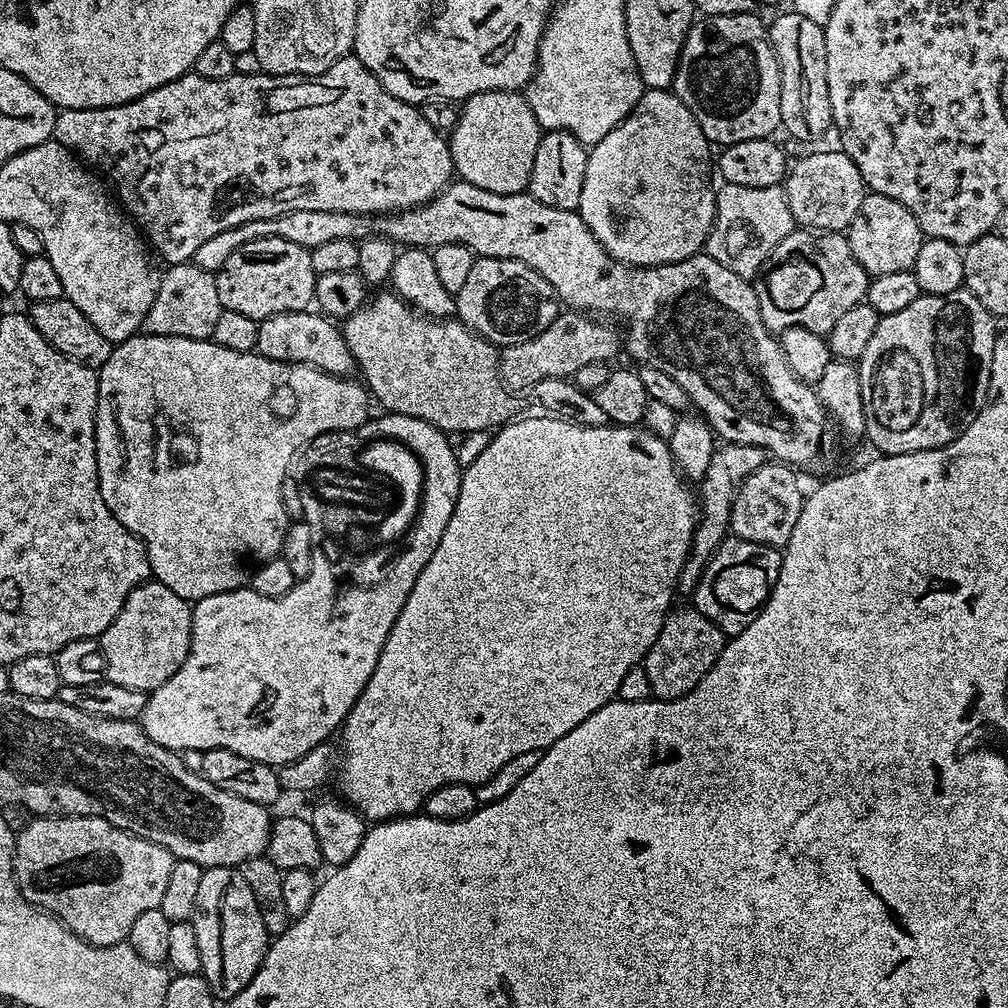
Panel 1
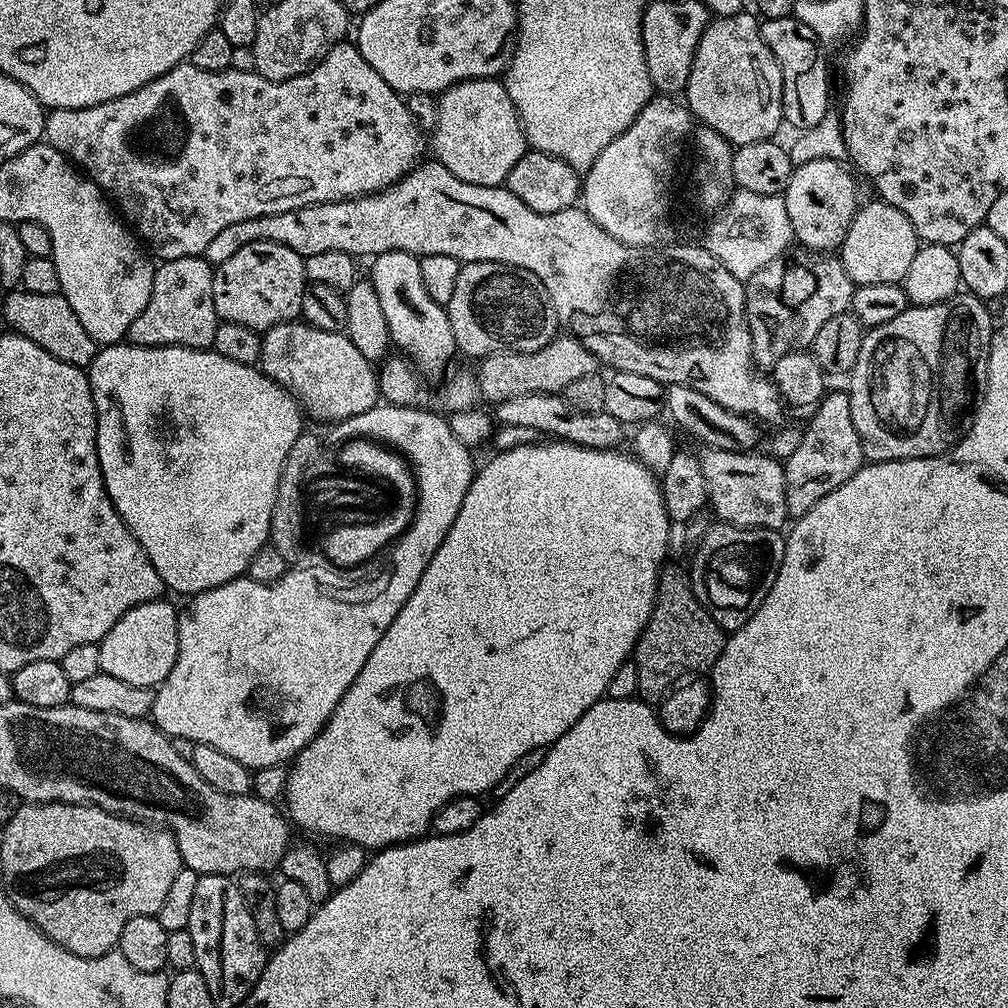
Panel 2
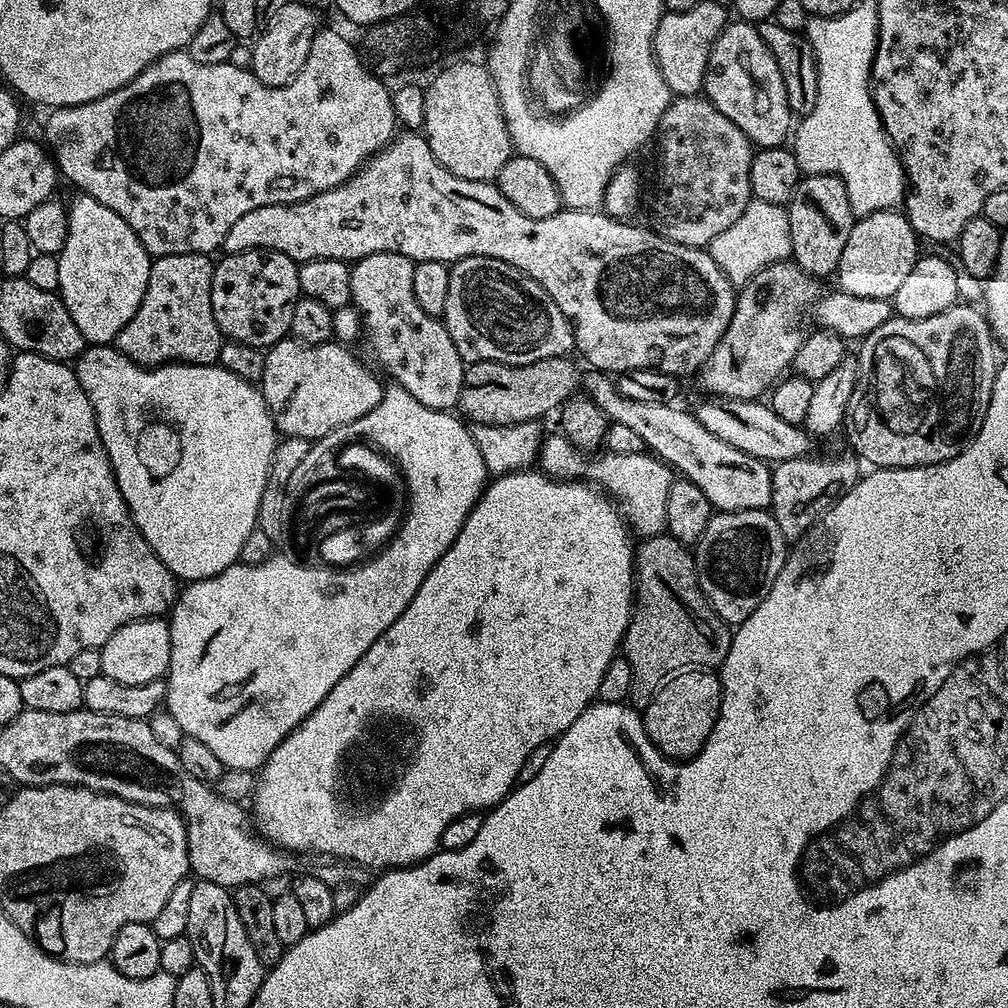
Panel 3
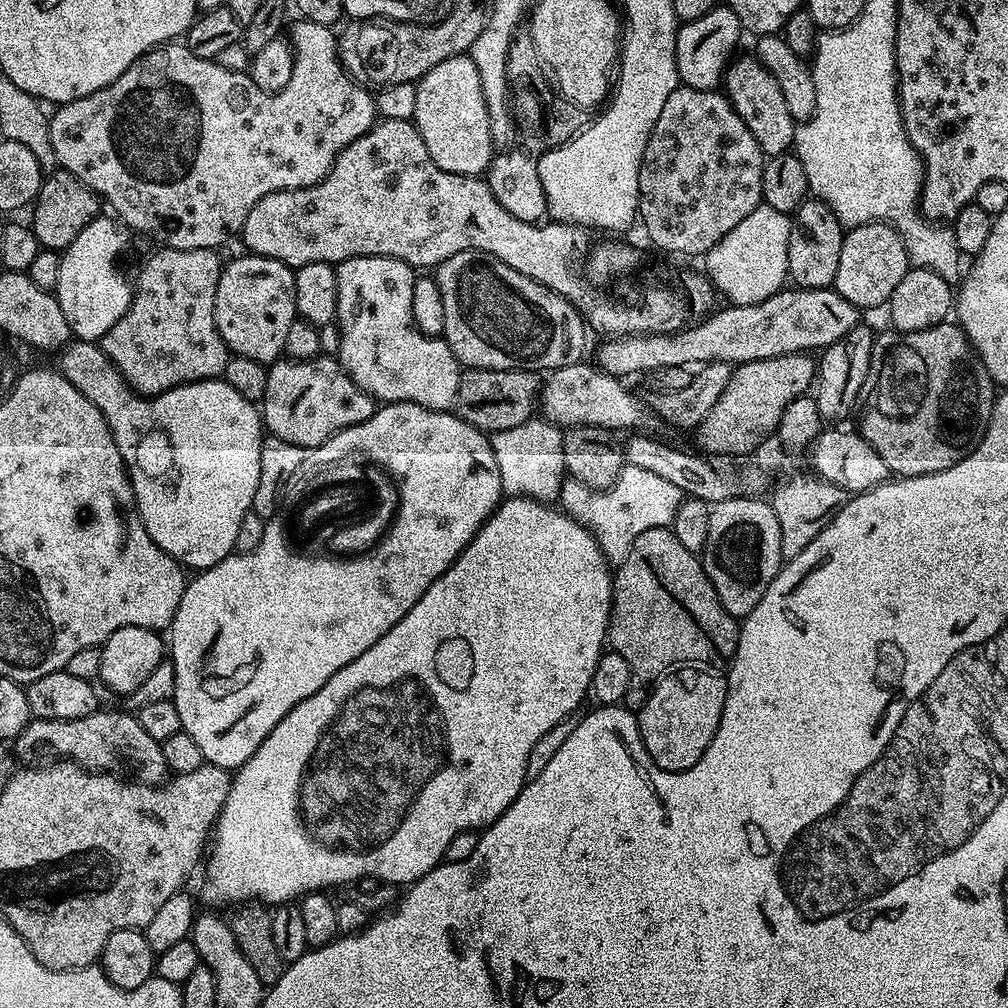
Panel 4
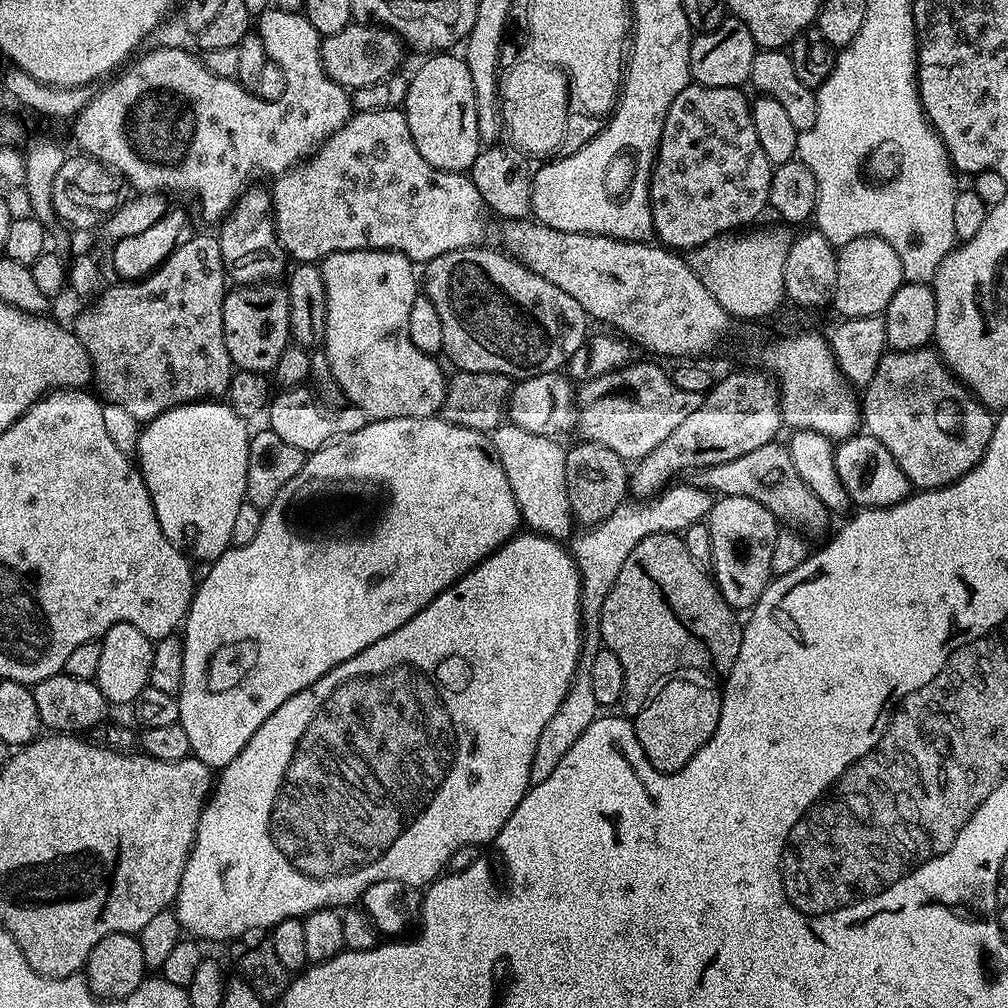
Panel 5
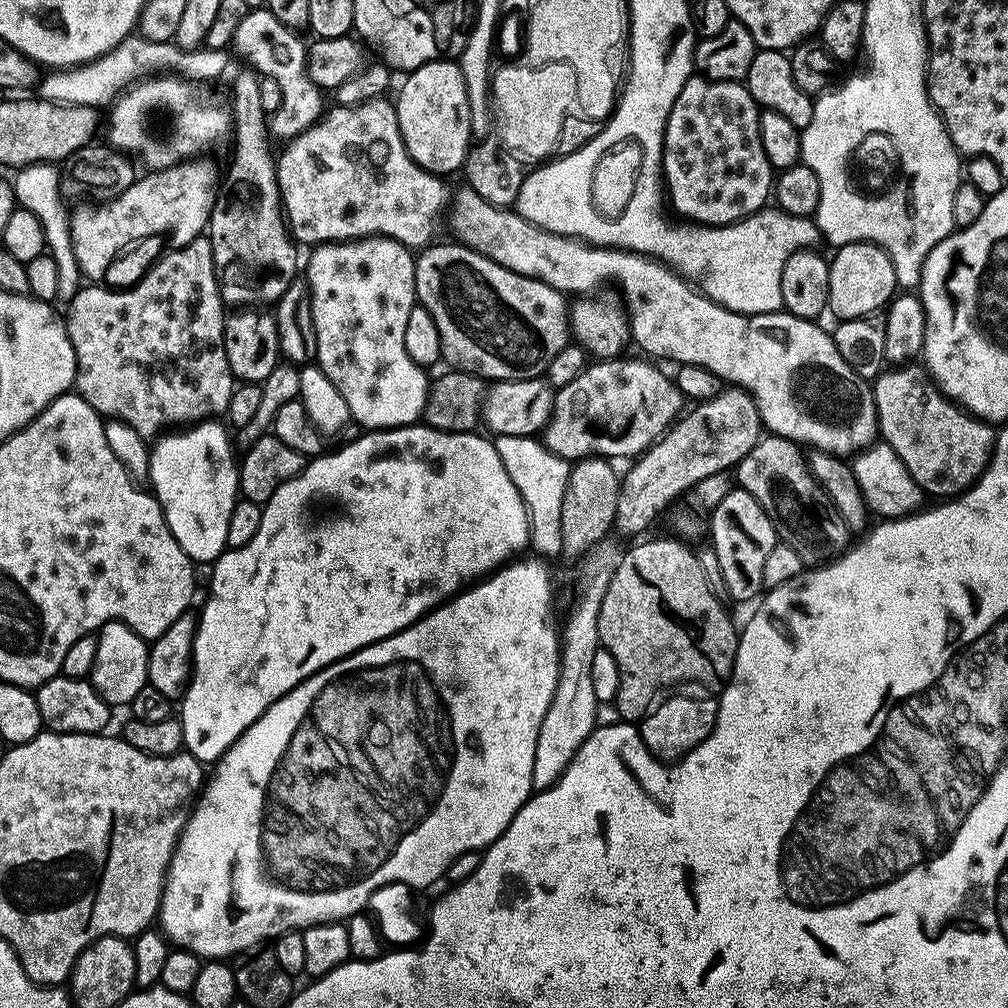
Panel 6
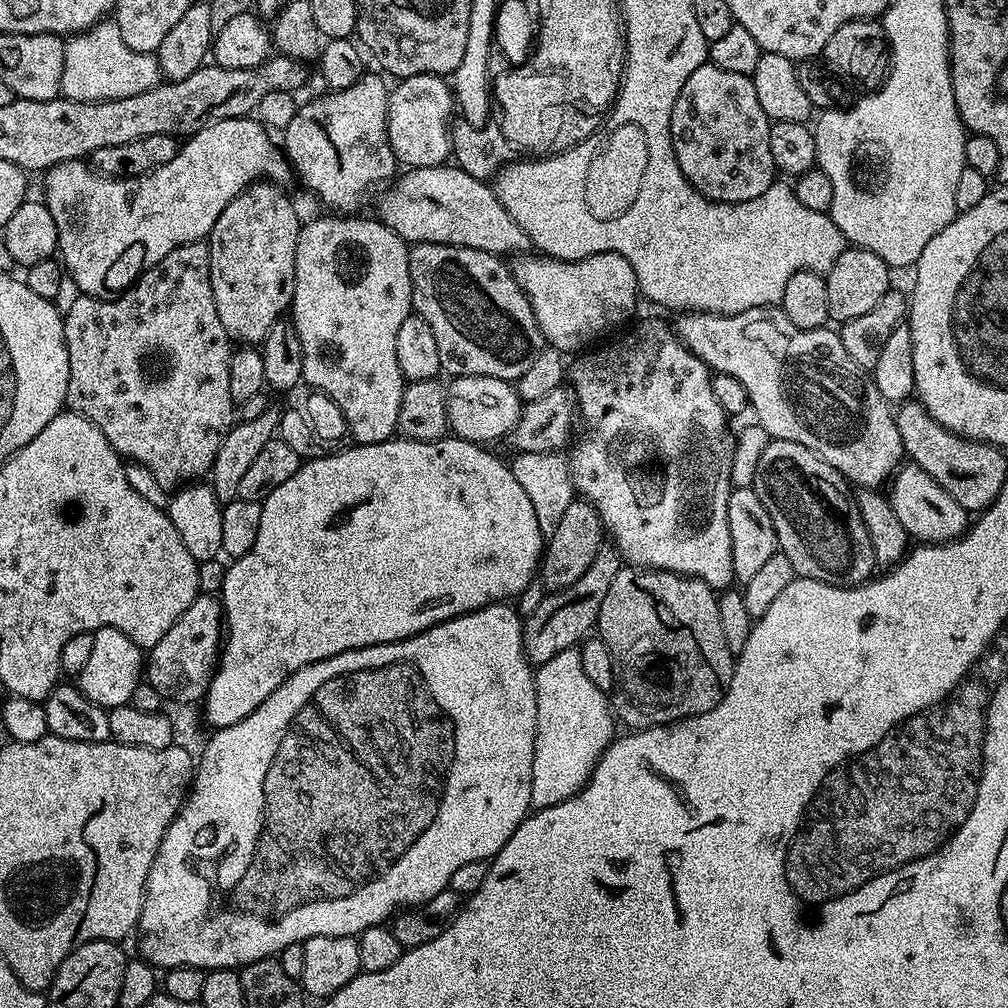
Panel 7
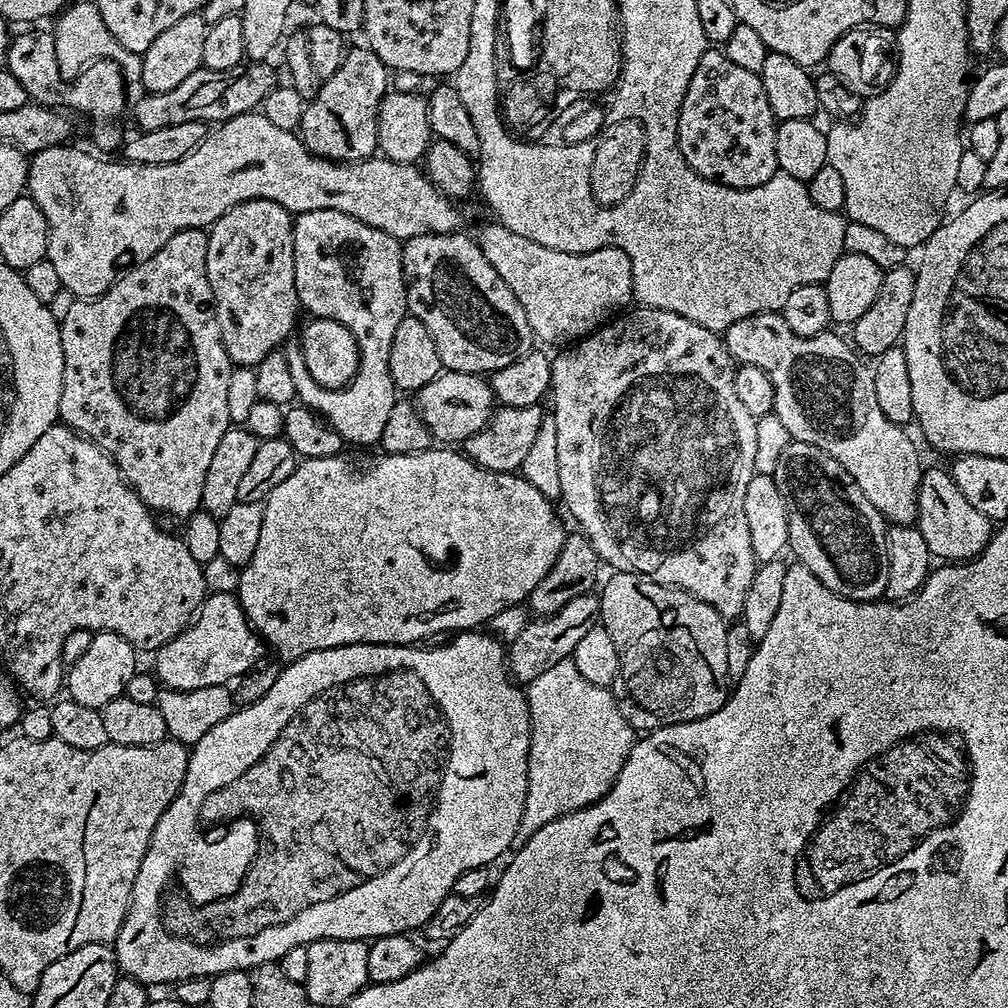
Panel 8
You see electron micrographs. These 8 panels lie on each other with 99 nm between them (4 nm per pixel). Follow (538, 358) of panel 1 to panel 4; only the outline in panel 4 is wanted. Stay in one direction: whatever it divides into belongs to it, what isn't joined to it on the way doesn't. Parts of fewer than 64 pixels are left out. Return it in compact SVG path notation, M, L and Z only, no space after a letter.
M470 368L460 373L454 412L467 424L485 434L509 430L510 427L526 423L534 416L538 408L541 387L542 380L537 373L523 372L521 368L514 370Z

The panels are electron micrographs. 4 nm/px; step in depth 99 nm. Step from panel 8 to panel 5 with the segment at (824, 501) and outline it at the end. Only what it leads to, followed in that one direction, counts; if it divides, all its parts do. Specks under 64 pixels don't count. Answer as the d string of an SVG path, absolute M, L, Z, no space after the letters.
M780 442L758 446L758 450L752 450L750 454L744 454L742 458L734 458L730 462L722 462L718 466L695 469L691 473L690 483L695 488L705 488L707 492L713 493L717 497L745 496L750 498L754 502L766 506L766 510L770 510L770 514L774 514L781 525L808 538L820 536L828 528L828 519L830 519L828 507L820 501L818 494L814 494L814 490L810 490L810 486L806 486L806 482L802 482L802 478L798 476L798 470L794 468L794 462L790 460L787 447Z

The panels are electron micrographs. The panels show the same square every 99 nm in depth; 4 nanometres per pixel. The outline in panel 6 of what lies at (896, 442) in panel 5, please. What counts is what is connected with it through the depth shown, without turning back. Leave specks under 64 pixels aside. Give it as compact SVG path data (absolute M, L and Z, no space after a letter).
M902 366L897 370L888 370L876 377L874 391L876 394L876 416L880 419L880 431L883 443L888 444L898 454L898 458L910 470L914 482L918 482L925 493L938 498L956 498L967 492L988 471L992 463L992 453L997 433L993 425L976 419L950 403L926 379L923 367Z

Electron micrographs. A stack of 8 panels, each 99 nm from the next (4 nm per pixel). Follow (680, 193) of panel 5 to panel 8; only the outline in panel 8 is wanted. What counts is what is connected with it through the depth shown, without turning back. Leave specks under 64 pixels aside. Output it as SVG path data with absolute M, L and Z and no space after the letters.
M709 50L702 54L698 70L694 70L690 86L686 86L678 118L678 146L682 150L682 158L686 158L693 170L728 188L753 188L762 186L762 182L770 182L772 175L778 171L774 150L777 123L776 115L770 110L770 101L766 98L759 72L751 72L730 62L723 50Z

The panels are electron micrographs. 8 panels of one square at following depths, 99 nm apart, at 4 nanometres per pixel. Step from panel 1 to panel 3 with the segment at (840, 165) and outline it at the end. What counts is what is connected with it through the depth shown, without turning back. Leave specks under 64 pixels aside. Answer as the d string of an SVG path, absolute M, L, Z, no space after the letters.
M805 175L786 207L790 222L791 259L806 274L817 278L831 277L842 258L842 250L846 247L846 238L850 238L850 230L854 223L850 198L846 198L846 186L840 181L839 176Z

